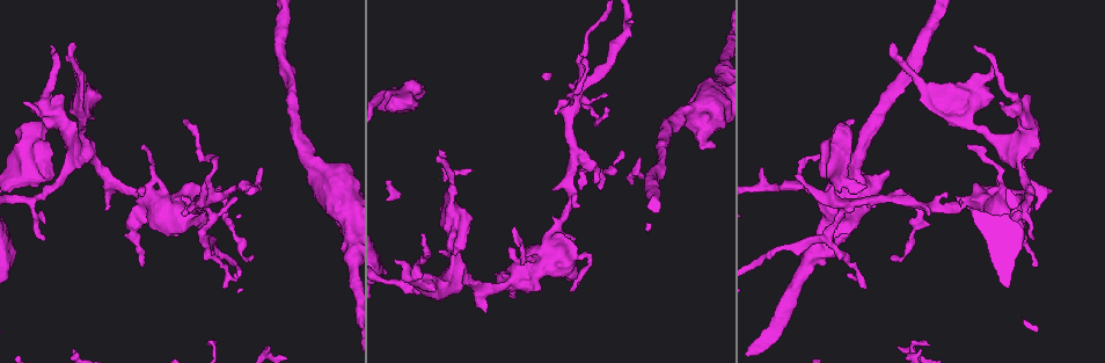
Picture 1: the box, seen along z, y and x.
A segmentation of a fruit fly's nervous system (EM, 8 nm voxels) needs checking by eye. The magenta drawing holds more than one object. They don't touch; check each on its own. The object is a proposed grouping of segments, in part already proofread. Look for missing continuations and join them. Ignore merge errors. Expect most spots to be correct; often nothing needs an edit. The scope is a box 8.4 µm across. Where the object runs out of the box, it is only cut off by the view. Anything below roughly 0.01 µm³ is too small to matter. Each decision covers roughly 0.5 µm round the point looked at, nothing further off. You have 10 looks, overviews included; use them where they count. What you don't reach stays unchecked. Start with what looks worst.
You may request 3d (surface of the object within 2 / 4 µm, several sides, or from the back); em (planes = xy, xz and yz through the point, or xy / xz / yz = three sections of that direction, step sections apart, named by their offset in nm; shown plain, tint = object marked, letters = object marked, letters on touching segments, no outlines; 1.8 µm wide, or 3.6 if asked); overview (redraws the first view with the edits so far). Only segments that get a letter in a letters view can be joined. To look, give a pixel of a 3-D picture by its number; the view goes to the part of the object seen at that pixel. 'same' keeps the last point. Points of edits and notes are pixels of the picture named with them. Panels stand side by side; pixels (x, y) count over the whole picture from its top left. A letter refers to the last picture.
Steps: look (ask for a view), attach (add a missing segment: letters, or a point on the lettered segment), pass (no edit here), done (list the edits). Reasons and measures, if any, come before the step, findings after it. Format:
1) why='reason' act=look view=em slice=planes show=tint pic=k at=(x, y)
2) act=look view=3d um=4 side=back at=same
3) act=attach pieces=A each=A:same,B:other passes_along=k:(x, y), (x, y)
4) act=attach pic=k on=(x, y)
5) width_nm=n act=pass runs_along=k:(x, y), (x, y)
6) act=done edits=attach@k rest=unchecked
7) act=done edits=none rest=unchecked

why='stops while still wide' act=look view=3d um=4 pic=1 at=(884, 168)

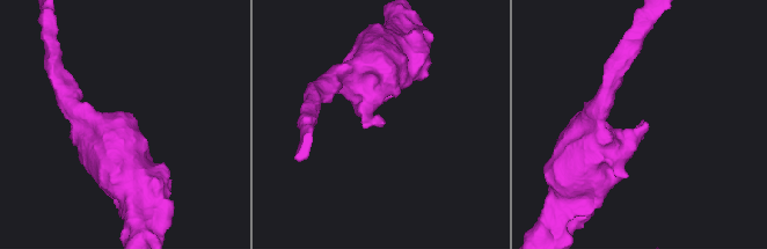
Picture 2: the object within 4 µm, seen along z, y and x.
act=look view=em slice=yz step=8 show=tint pic=2 at=(381, 124)

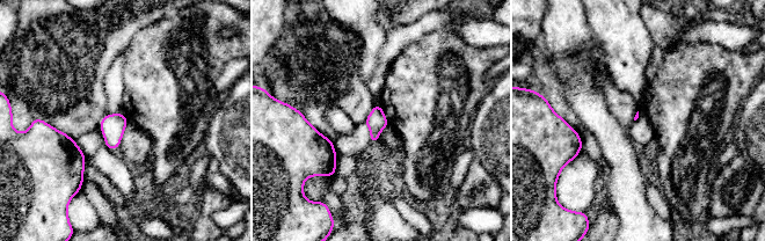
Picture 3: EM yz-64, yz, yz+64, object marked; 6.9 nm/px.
act=look view=em slice=xy step=16 show=letters at=same

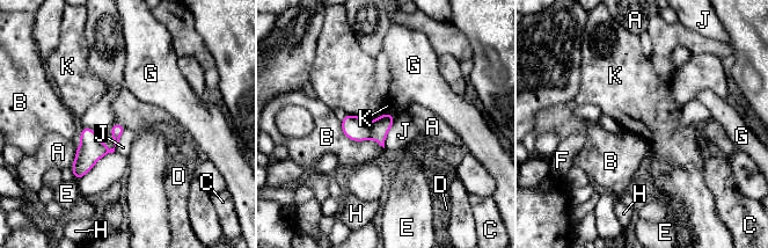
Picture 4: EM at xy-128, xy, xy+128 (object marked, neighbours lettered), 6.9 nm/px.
act=pass each=A:other,B:other,C:other,D:other,E:other,F:other,G:other,H:other,J:other,K:other border=4:(394, 115), (384, 147) found='no lettered segment goes on from it'

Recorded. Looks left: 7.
why='two arms in line, one across' act=look view=em um=3.6 slice=planes show=letters pic=1 at=(576, 160)

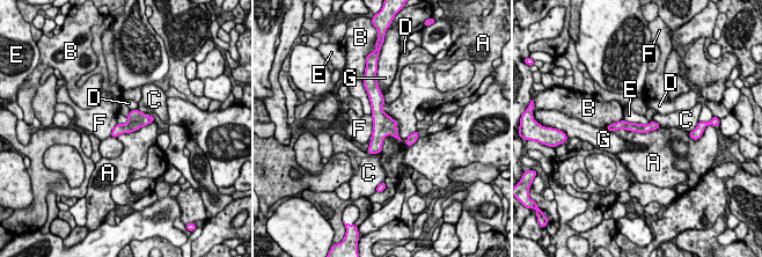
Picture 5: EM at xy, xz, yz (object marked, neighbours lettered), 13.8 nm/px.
act=pass each=A:other,B:other,C:other,D:other,E:other,F:other,G:other border=5:(416, 131), (380, 152) found='none of them fits'

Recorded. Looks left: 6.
why='branch point' act=look view=em slice=yz step=16 show=tint pic=1 at=(1033, 182)

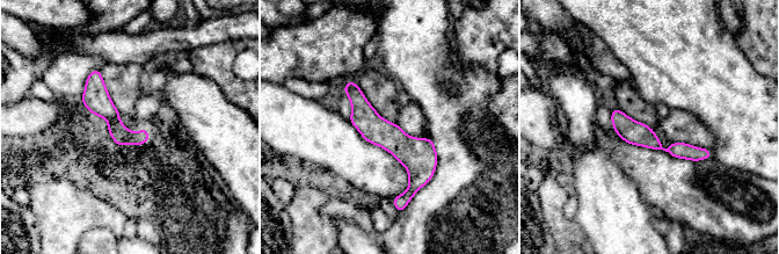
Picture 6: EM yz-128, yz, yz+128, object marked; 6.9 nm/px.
act=look view=em slice=xy step=4 show=letters at=same

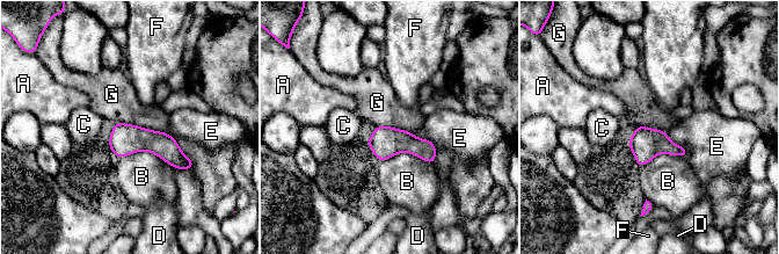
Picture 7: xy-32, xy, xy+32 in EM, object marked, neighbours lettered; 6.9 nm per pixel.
width_nm=220 act=pass each=A:other,B:other,C:other,D:other,E:other,F:other,G:other border=7:(115, 122), (132, 123), (166, 132) found='none of them fits'

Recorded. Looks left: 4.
why='an open end' act=look view=3d um=2 pic=1 at=(42, 170)

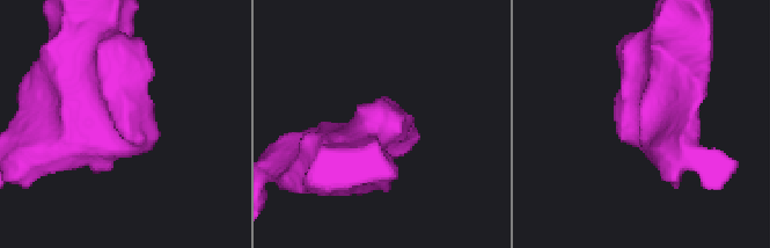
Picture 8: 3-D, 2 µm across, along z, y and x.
why='shape alone is not enough' act=look view=em slice=yz step=4 show=tint pic=8 at=(384, 97)

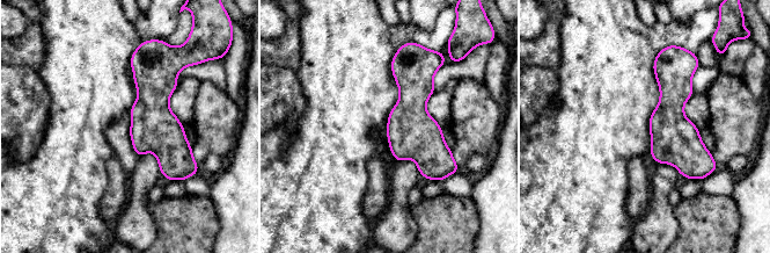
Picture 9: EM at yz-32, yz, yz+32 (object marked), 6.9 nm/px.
act=look view=em slice=planes show=letters at=same

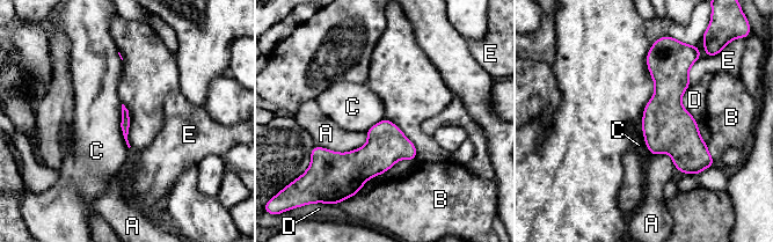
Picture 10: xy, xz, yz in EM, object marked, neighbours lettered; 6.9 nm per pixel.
act=pass each=A:other,B:other,C:other,D:other,E:other border=10:(121, 104), (121, 132), (129, 147) found='no lettered segment goes on from it'

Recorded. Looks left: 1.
act=done edits=none rest=unchecked

